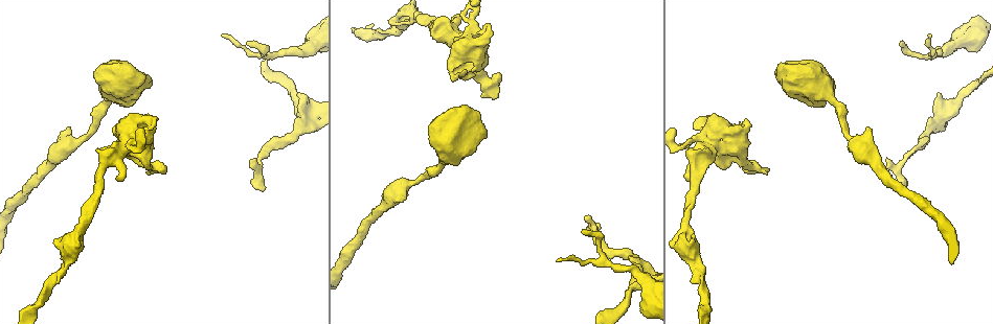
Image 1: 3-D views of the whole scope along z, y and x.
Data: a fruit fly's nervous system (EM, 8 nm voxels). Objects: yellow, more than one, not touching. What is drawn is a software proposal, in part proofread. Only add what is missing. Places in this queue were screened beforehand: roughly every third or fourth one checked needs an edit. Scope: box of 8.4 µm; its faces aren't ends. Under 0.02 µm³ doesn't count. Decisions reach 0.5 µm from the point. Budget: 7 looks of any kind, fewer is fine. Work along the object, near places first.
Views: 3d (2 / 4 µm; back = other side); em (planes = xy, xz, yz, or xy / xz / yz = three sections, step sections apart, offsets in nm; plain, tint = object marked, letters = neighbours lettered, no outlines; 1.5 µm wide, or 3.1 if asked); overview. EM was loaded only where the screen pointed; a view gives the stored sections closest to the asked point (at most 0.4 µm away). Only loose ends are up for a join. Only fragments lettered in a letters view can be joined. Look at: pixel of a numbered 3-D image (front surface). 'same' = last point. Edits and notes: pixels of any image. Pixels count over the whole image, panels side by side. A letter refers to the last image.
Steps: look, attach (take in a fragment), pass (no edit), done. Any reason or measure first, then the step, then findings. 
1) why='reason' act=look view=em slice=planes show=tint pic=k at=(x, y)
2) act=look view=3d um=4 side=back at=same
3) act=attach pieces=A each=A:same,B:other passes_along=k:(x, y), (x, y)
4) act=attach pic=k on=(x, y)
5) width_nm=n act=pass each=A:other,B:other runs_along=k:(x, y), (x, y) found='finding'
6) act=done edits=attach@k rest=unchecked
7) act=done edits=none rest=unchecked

why='an open end' act=look view=3d um=2 pic=1 at=(556, 260)

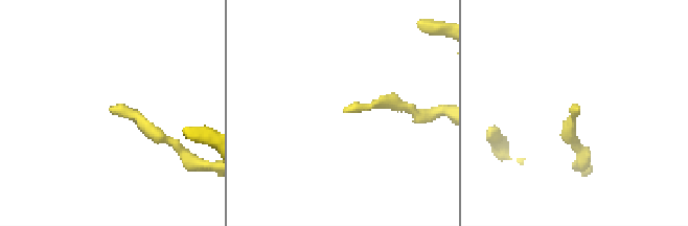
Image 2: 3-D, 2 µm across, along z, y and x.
why='shape alone is not enough' act=look view=em slice=xy step=8 show=letters pic=2 at=(343, 109)

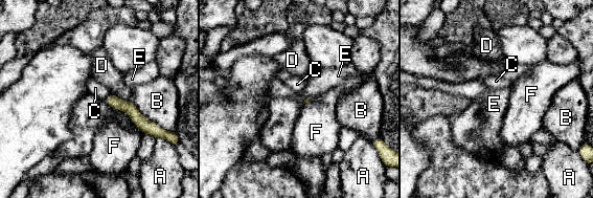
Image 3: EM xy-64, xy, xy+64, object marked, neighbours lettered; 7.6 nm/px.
why='another direction' act=look view=em slice=planes show=letters at=same

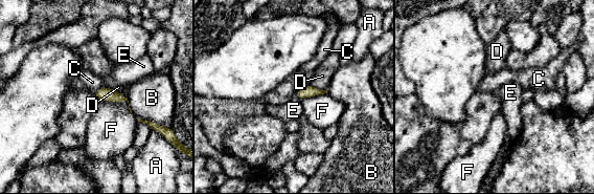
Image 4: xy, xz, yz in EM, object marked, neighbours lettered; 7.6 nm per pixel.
width_nm=90 act=pass each=A:other,B:other,C:other,D:other,E:other,F:other border=4:(101, 86), (93, 92) found='no lettered fragment goes on from it'

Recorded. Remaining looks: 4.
why='thin end' act=look view=3d um=2 pic=1 at=(887, 162)

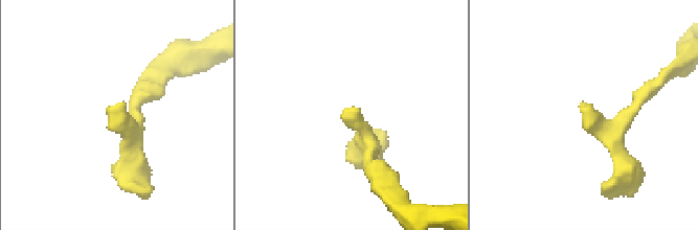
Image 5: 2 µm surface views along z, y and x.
act=look view=em slice=planes show=letters pic=5 at=(585, 109)

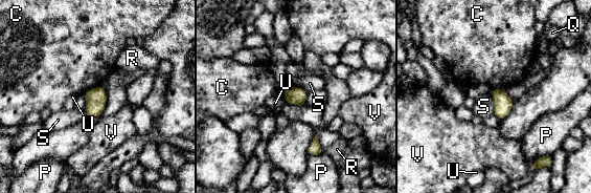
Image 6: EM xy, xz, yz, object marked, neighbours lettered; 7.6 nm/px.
width_nm=140 act=pass each=C:other,P:other,Q:other,R:other,S:other,U:other,V:other border=6:(100, 84), (83, 92) found='none of them fits'

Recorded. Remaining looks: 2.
why='branch stops here' act=look view=em slice=planes show=letters pic=1 at=(389, 19)

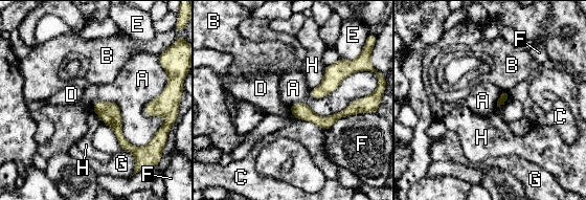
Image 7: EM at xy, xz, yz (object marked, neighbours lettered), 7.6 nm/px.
act=pass each=A:other,B:other,C:other,D:other,E:other,F:other,G:other,H:other border=7:(92, 105), (160, 127) found='no lettered fragment goes on from it'

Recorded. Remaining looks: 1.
act=done edits=none rest=unchecked

